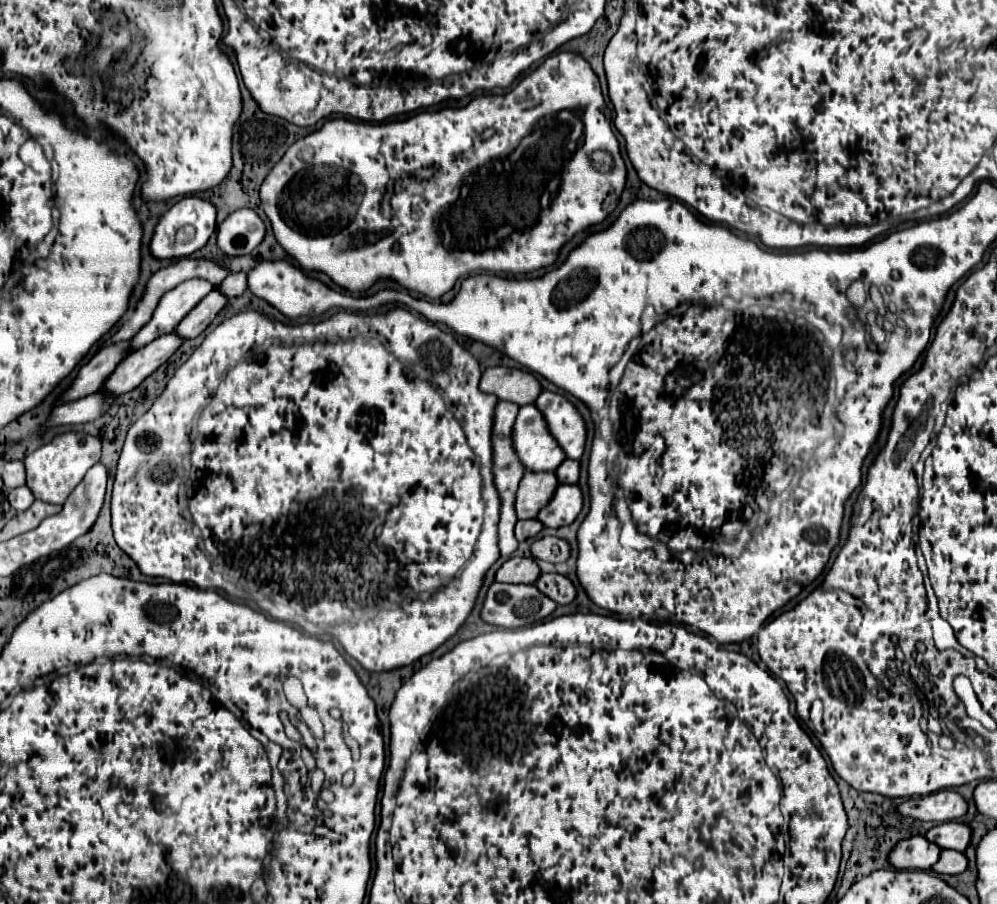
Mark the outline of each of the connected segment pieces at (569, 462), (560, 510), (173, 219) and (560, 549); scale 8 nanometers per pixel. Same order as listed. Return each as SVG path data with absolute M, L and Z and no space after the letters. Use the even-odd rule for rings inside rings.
M565 459L561 463L561 467L557 469L557 477L559 477L559 483L577 483L579 481L579 461L573 461L573 459Z
M559 485L557 493L553 495L553 499L549 501L549 505L545 507L545 511L541 509L541 513L537 515L537 519L551 529L559 529L565 525L571 525L577 515L583 509L583 493L577 485Z
M183 197L159 219L155 235L151 239L151 253L157 259L189 257L209 241L211 233L215 231L215 217L217 217L217 209L213 203L201 197ZM185 227L191 227L191 229L185 229Z
M543 537L543 539L533 541L531 555L535 559L543 559L543 561L549 561L549 563L563 563L563 561L569 559L571 547L561 537Z

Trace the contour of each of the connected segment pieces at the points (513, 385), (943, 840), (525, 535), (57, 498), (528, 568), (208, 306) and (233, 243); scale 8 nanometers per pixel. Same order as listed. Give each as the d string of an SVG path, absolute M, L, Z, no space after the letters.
M489 367L481 377L481 391L493 393L503 401L517 405L535 403L541 393L541 383L533 373L513 367Z
M941 823L935 825L933 829L927 831L927 839L937 843L941 849L957 849L957 851L965 851L971 843L971 827L965 823Z
M529 519L529 521L517 521L515 527L515 535L519 541L527 541L531 537L535 537L539 531L543 529L543 525L537 519Z
M63 433L25 457L27 487L35 499L63 505L69 493L81 483L85 473L101 459L101 441L87 433Z
M511 557L495 575L501 583L535 583L541 575L539 565L533 557Z
M213 289L175 329L175 333L179 333L185 339L195 339L197 335L201 335L211 321L217 317L217 313L229 303L229 297L223 295L221 291Z
M249 207L233 211L217 229L217 245L227 255L251 253L265 237L263 219Z

